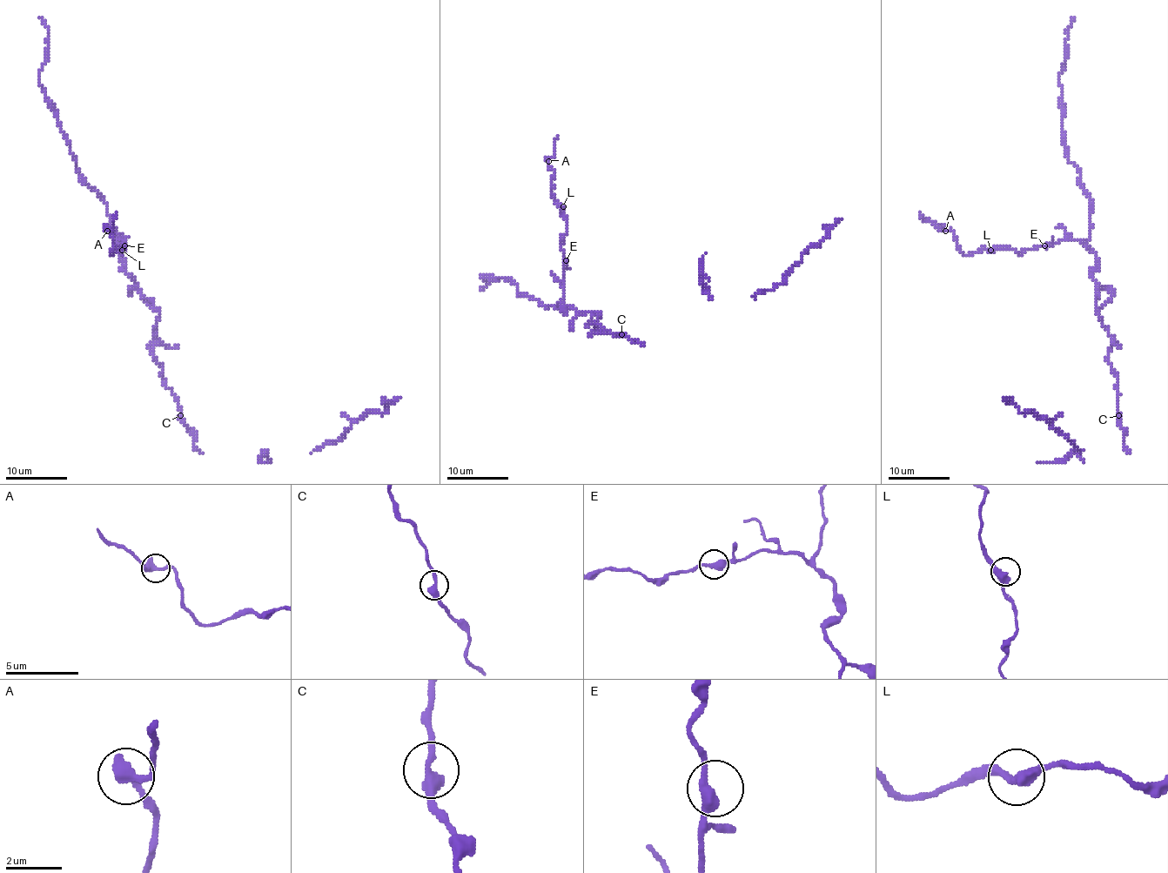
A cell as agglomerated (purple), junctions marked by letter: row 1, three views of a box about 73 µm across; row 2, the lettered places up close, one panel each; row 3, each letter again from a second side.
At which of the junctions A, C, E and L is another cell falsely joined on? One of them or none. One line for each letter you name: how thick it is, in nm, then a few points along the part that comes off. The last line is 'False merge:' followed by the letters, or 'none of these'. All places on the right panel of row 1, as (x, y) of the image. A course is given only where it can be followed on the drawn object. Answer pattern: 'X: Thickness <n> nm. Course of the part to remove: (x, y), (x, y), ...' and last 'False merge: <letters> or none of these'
False merge: none of these

